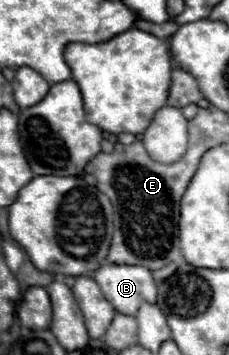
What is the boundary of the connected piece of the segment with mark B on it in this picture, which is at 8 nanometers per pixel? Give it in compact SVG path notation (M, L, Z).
M102 264L92 278L100 284L106 300L120 314L136 316L144 302L156 302L156 282L148 268Z

